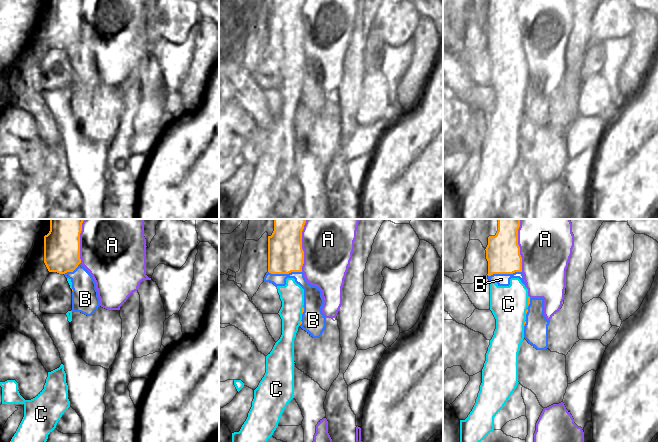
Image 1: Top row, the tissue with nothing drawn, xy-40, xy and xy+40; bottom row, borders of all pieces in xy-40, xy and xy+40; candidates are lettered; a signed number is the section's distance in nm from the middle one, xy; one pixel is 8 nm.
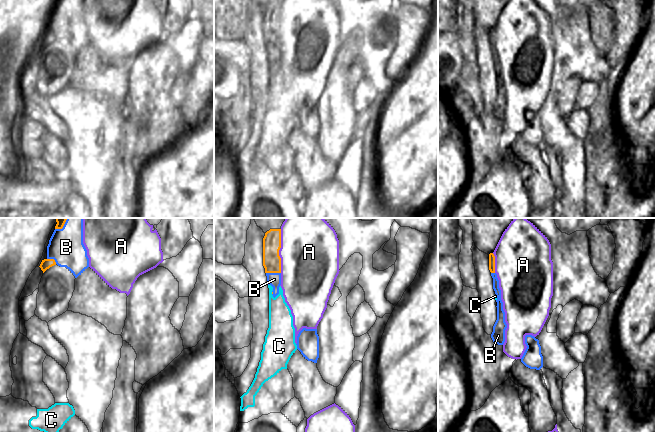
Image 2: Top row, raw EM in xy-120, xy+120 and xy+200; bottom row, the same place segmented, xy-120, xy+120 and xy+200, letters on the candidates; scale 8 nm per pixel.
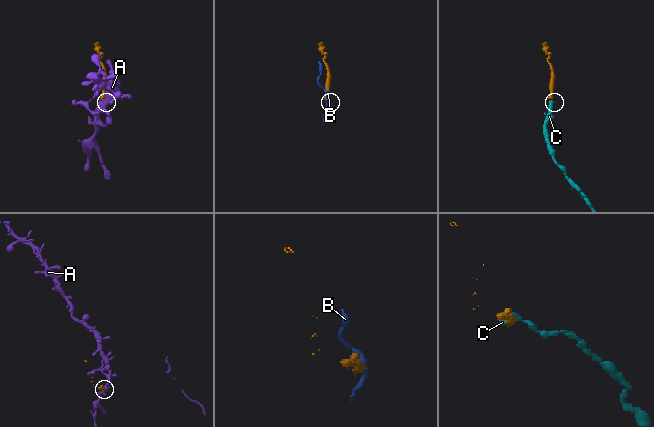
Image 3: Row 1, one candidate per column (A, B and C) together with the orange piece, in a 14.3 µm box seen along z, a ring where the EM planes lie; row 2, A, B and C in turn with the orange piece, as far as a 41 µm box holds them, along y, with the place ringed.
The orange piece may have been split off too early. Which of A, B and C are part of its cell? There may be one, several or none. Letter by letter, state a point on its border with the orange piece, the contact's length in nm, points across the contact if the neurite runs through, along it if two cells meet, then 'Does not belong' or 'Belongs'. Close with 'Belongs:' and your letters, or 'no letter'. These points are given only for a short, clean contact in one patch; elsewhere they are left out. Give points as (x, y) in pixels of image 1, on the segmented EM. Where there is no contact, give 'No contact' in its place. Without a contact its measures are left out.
A: Touches orange at xy (301, 245). Shared border 420 nm. Does not belong
B: Touches orange at xy (285, 273). Shared border 280 nm. Does not belong
C: Touches orange at xy+40 (528, 301). Shared border 80 nm. Belongs
Belongs: C

